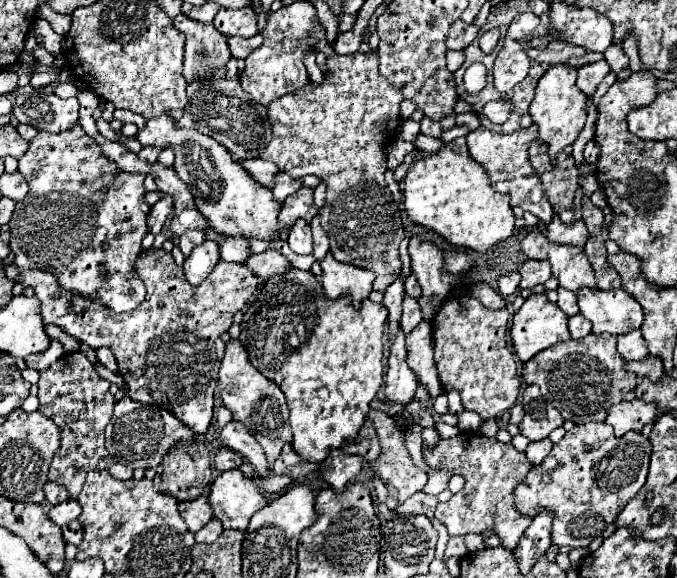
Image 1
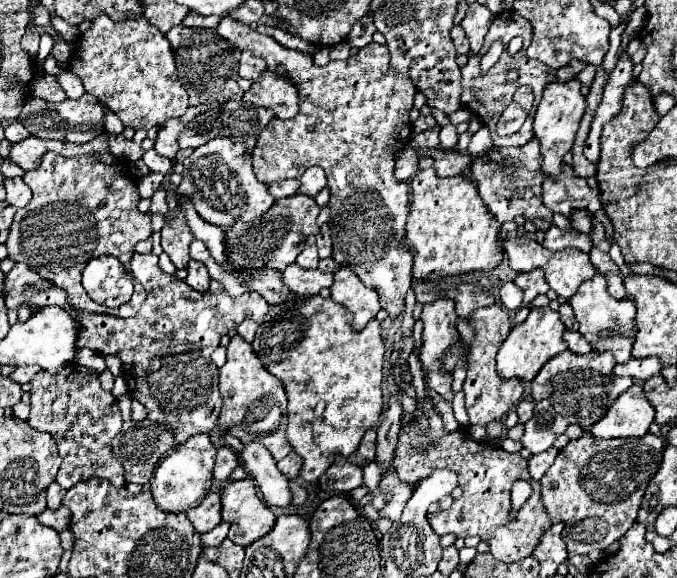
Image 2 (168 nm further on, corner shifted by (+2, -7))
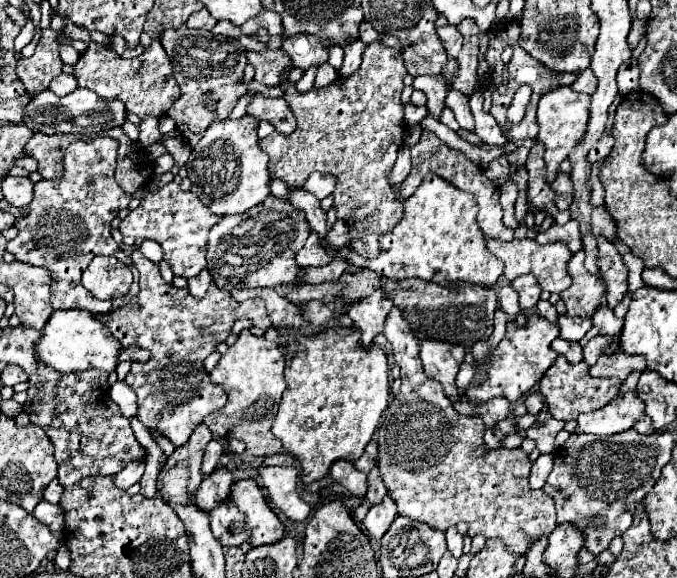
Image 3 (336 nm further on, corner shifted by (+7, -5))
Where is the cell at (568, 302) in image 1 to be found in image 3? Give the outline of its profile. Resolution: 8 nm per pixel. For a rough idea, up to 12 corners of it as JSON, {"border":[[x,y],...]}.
{"border":[[559,317],[561,337],[581,341],[591,329],[589,317]]}

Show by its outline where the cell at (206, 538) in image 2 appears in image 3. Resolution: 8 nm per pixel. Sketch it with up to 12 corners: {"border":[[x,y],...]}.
{"border":[[225,499],[211,513],[221,545],[247,549],[245,515]]}

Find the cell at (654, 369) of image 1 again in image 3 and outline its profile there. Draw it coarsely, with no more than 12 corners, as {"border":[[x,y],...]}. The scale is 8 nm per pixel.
{"border":[[601,355],[589,367],[591,377],[625,379],[645,371],[641,355]]}

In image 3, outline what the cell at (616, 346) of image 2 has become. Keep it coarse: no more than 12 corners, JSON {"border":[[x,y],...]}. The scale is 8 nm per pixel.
{"border":[[593,337],[583,347],[583,361],[595,365],[609,337]]}

